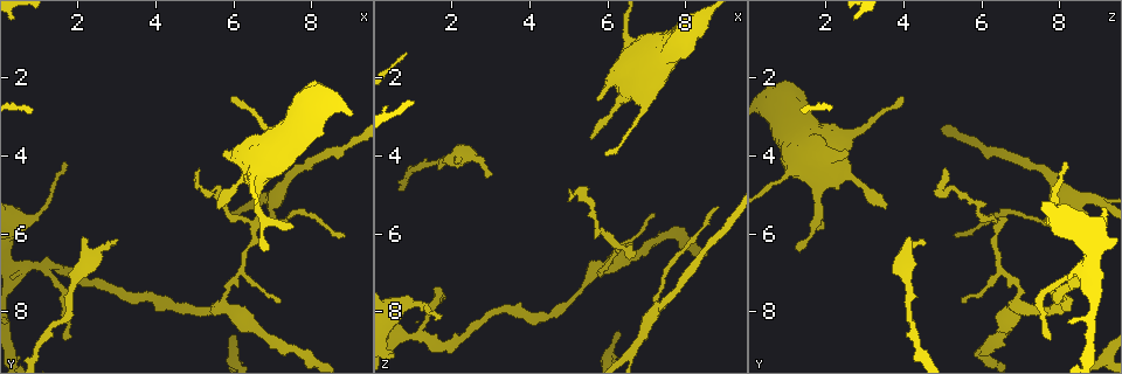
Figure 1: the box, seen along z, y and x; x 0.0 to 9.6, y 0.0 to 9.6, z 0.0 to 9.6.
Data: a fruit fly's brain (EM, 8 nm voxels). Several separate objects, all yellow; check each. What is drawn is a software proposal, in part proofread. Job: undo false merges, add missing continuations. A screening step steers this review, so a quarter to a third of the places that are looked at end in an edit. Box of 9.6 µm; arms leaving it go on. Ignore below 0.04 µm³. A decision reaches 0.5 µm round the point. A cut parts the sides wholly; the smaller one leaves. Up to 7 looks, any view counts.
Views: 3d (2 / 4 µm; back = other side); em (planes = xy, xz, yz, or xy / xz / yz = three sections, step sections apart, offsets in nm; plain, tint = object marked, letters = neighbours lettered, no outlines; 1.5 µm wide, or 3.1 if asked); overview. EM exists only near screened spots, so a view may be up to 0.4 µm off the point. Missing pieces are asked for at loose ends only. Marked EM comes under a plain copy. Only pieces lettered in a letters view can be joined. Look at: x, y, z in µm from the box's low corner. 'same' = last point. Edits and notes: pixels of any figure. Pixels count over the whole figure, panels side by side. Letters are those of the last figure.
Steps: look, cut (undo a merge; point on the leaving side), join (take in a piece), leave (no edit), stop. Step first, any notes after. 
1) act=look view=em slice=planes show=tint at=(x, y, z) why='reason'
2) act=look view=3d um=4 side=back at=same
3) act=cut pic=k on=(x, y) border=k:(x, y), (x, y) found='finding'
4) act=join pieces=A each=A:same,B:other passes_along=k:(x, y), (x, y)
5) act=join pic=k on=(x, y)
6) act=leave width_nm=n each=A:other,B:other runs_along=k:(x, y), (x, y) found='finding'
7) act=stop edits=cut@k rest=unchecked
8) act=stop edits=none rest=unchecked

act=look view=3d um=4 at=(7.45, 5.75, 1.90) why='branch stops here'

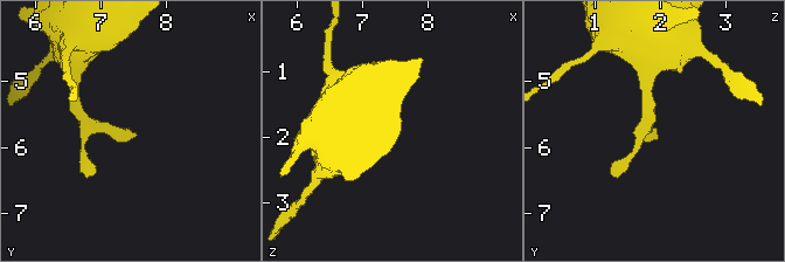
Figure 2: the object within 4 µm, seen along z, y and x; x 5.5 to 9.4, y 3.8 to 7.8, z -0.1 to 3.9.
act=look view=em slice=planes show=letters at=(7.50, 5.80, 1.85)

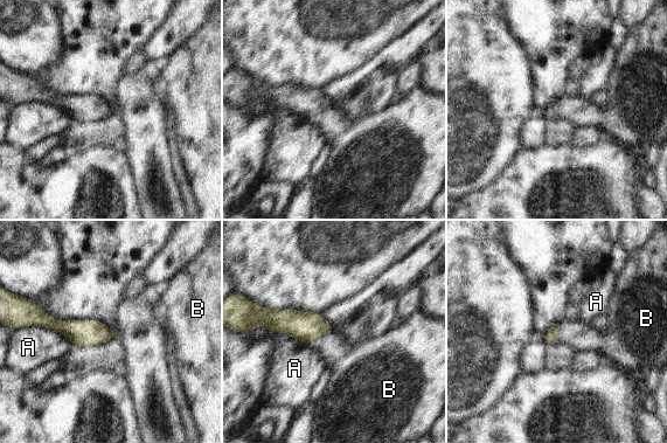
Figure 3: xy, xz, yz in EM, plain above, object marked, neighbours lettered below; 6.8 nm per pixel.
act=join pieces=B width_nm=110 each=A:other,B:same passes_along=3:(303, 326), (321, 334), (346, 361) found='the neuron continues'

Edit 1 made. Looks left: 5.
act=look view=3d um=2 side=back at=(5.85, 3.90, 2.60) why='an open end'

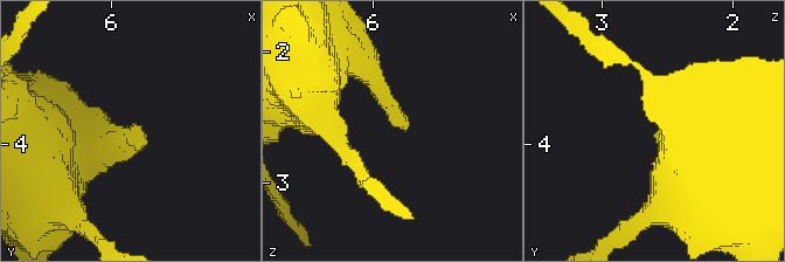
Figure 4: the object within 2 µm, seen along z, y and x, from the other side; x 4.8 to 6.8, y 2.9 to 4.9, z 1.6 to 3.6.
act=look view=em slice=xz step=4 show=tint at=(5.78, 3.86, 2.56)

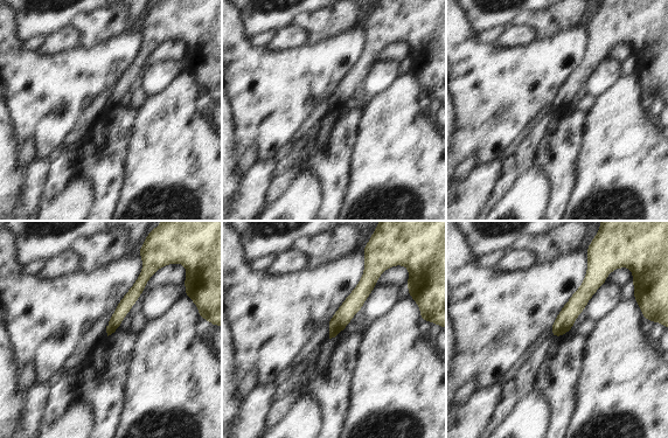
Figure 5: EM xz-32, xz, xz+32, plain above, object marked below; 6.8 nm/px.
act=look view=em slice=planes show=letters at=same

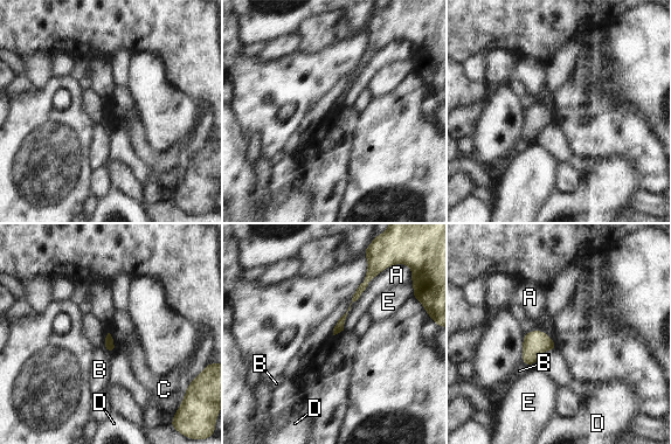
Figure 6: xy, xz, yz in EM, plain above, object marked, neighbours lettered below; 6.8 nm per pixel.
act=leave each=A:other,B:other,C:other,D:other,E:other border=6:(382, 270), (352, 303), (343, 330) found='no lettered piece goes on from it'

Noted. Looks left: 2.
act=look view=em slice=planes show=letters at=(2.20, 6.05, 4.10) why='an open end'

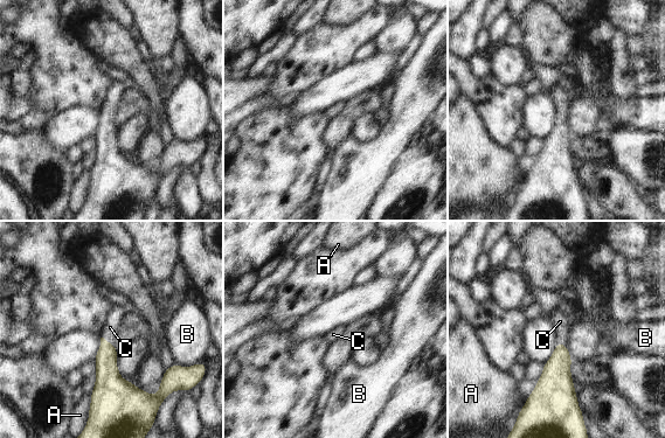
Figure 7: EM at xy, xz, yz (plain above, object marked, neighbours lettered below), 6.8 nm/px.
act=join pieces=C width_nm=120 each=A:other,B:other,C:same passes_along=7:(108, 376), (105, 340), (110, 327) found='it goes on there'

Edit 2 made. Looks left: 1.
act=stop edits=join@3,join@7 rest=unchecked

